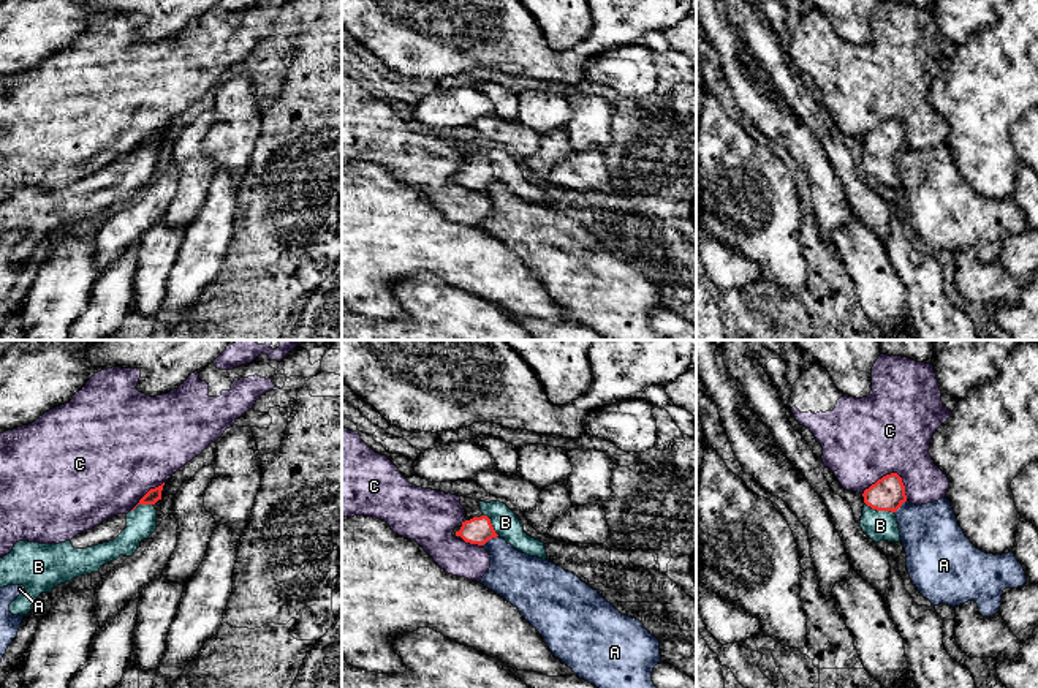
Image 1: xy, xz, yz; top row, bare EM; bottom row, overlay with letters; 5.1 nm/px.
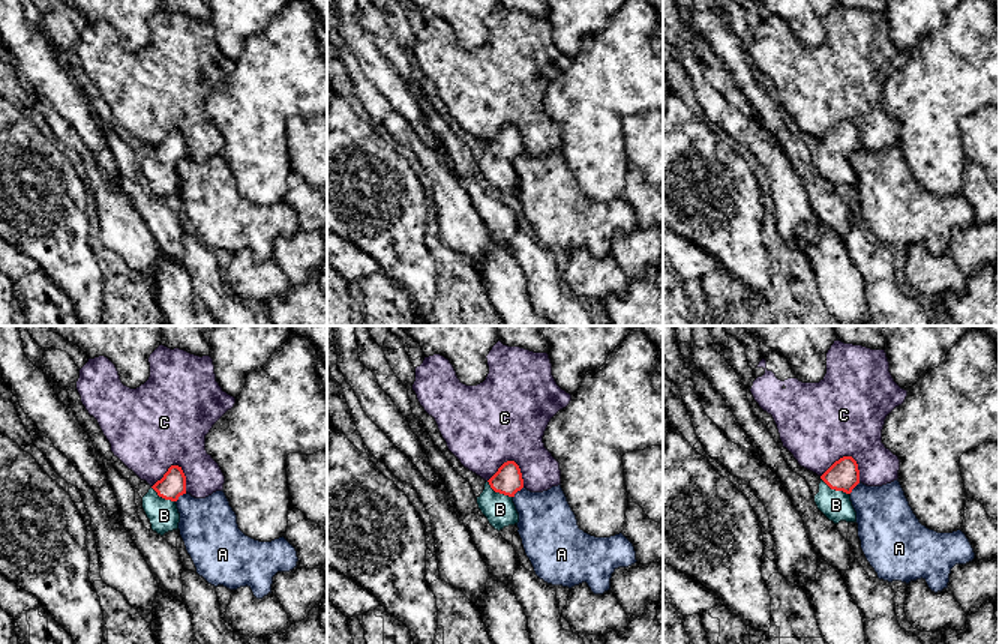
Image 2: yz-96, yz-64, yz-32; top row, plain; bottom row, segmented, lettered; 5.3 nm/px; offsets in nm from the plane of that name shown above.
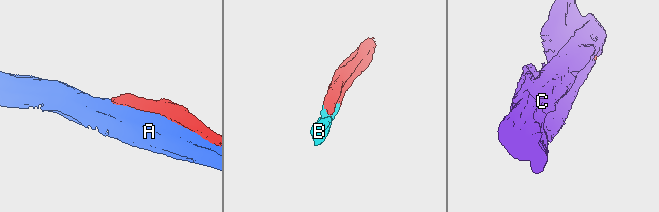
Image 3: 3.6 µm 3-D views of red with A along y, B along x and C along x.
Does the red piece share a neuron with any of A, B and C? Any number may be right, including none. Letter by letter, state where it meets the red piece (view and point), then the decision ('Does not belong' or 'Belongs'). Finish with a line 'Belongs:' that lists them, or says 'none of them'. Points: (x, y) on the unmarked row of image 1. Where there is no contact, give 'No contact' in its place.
A: Touches red at xz (489, 184). Does not belong
B: Touches red at yz (880, 155). Belongs
C: Touches red at yz (893, 119). Does not belong
Belongs: B

